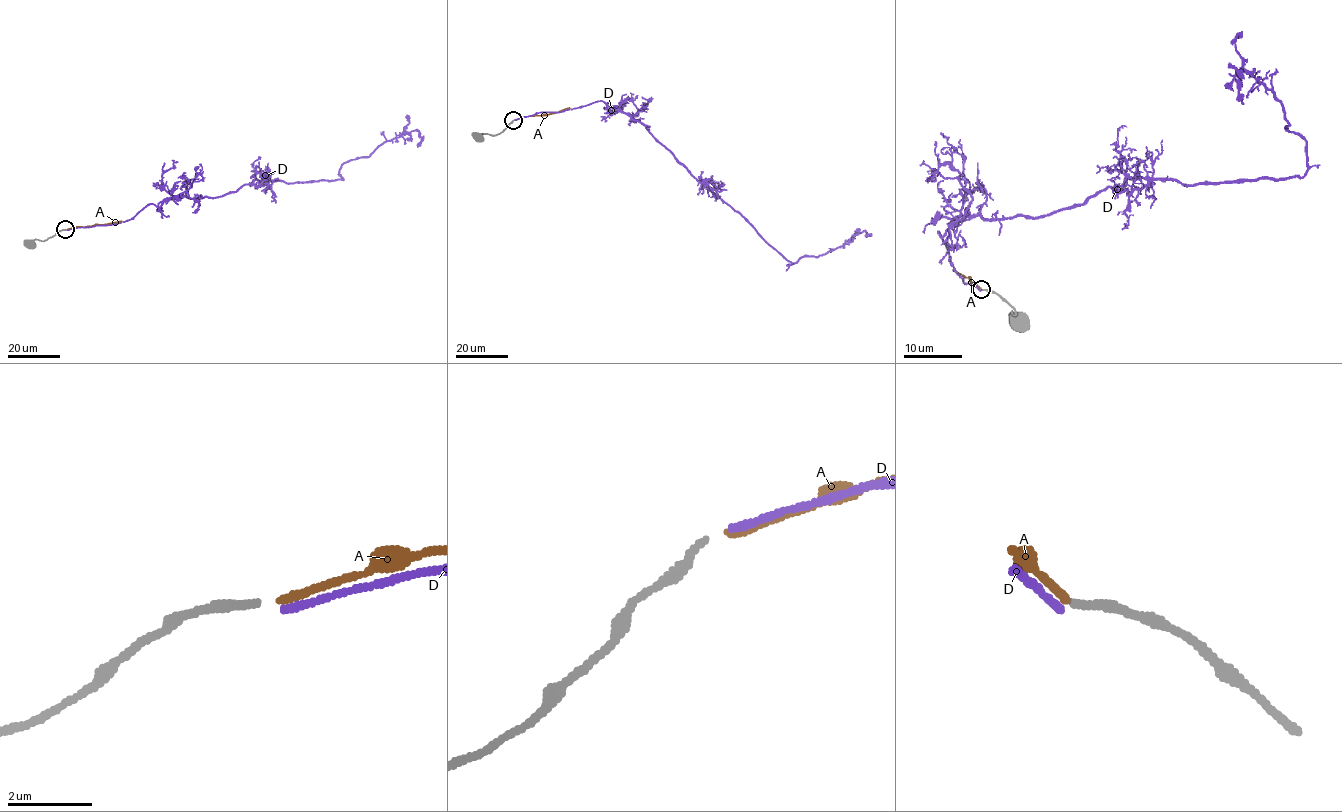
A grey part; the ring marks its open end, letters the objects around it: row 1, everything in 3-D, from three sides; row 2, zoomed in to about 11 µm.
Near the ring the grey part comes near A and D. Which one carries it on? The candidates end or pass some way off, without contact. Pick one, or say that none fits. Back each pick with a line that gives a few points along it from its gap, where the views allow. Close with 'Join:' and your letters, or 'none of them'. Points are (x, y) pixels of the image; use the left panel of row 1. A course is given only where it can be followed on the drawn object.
A: via (66, 229), (121, 221)
Join: A

